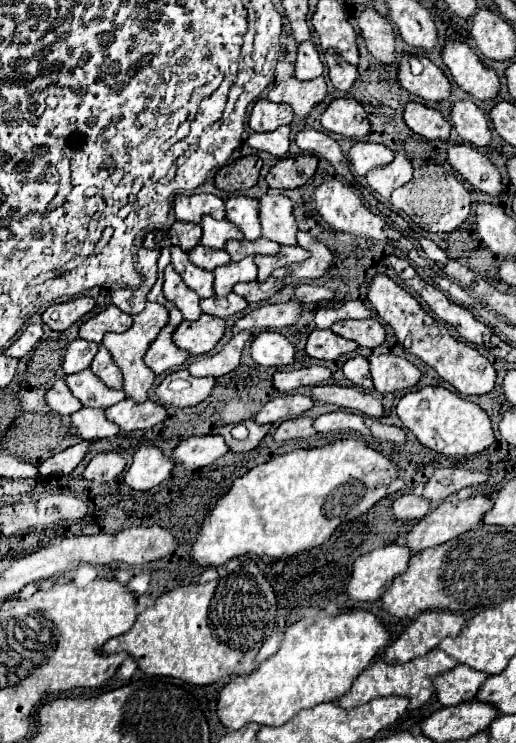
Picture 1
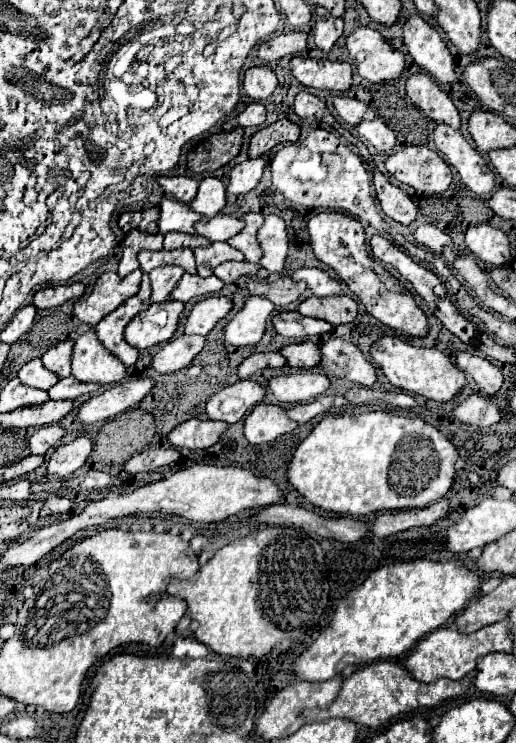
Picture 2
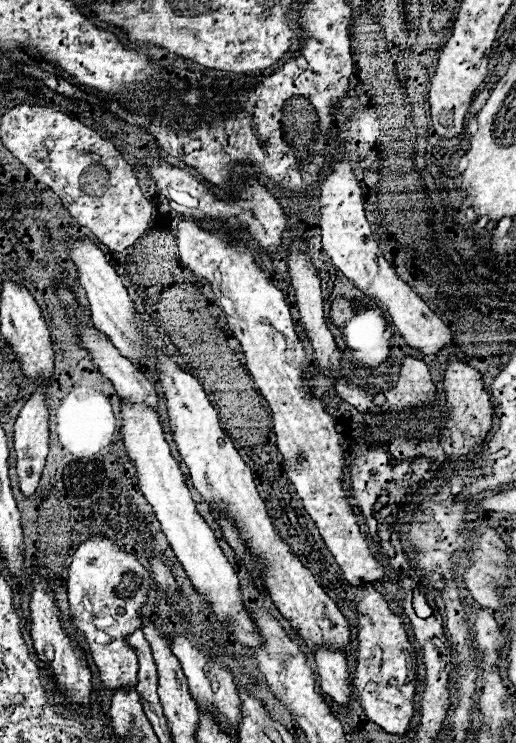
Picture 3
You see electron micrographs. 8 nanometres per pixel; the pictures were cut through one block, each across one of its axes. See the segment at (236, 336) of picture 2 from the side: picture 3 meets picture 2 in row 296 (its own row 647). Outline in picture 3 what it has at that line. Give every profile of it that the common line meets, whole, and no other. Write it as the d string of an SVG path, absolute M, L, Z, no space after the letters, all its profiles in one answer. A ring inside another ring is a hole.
M124 400L120 402L120 414L122 414L122 444L124 450L134 466L134 474L138 478L138 488L146 496L146 500L152 504L154 514L158 522L162 524L162 532L166 534L174 556L186 570L188 578L192 580L192 586L200 596L206 598L212 614L216 616L218 622L224 622L224 628L236 636L240 644L246 648L258 650L264 646L264 640L260 636L258 626L254 624L240 592L238 576L230 562L226 560L224 552L220 550L214 532L210 526L198 516L196 506L190 498L190 490L184 484L182 472L178 468L178 462L170 456L170 448L164 440L162 426L158 422L158 414L144 406L144 404L126 404Z

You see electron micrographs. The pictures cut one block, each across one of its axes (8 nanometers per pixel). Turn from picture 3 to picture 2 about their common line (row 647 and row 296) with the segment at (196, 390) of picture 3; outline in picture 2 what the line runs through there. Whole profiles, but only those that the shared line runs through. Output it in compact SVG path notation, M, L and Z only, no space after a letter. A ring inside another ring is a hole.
M310 296L304 302L300 302L298 312L302 316L310 316L310 318L320 318L330 322L332 326L338 324L348 324L356 318L356 302L350 296L328 296L328 298L318 298L318 296Z

